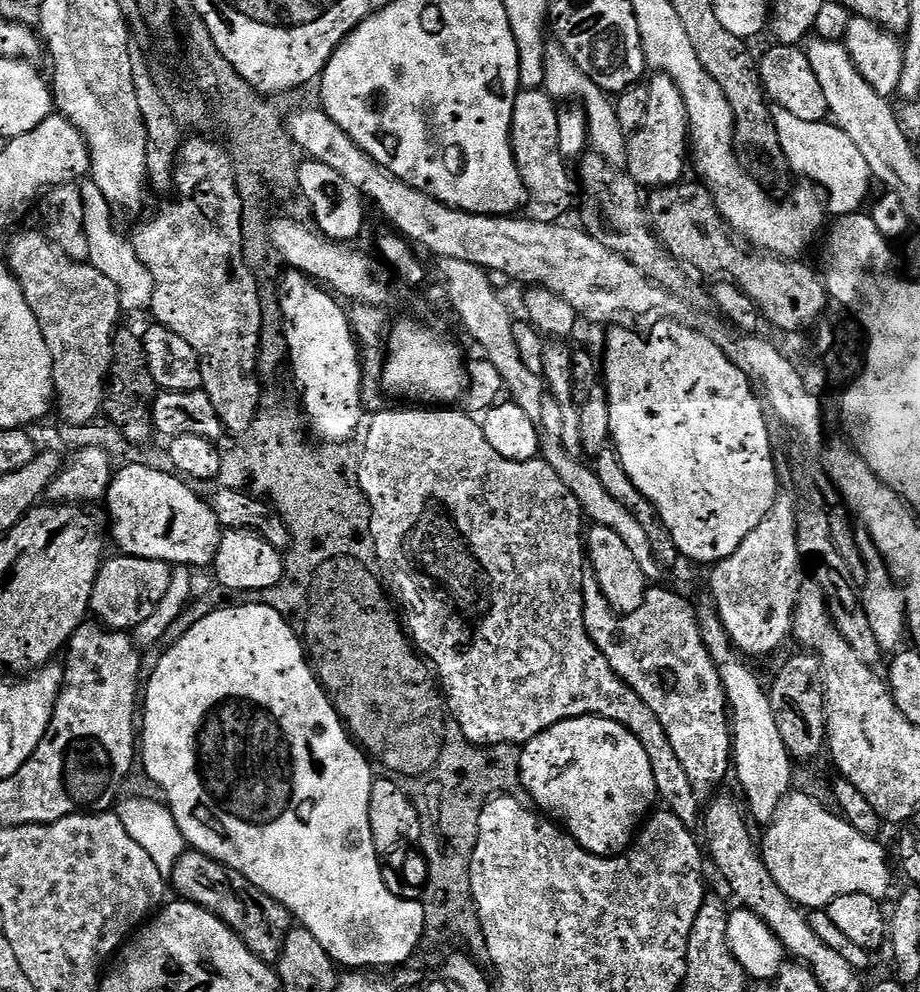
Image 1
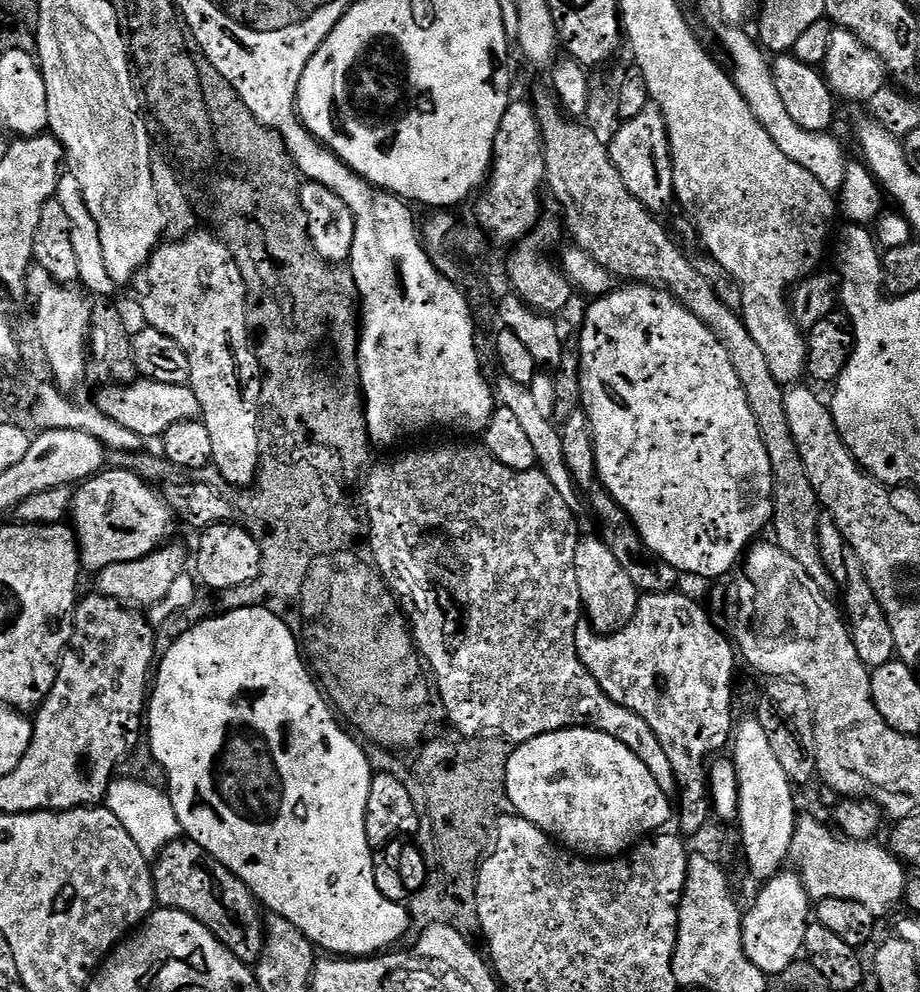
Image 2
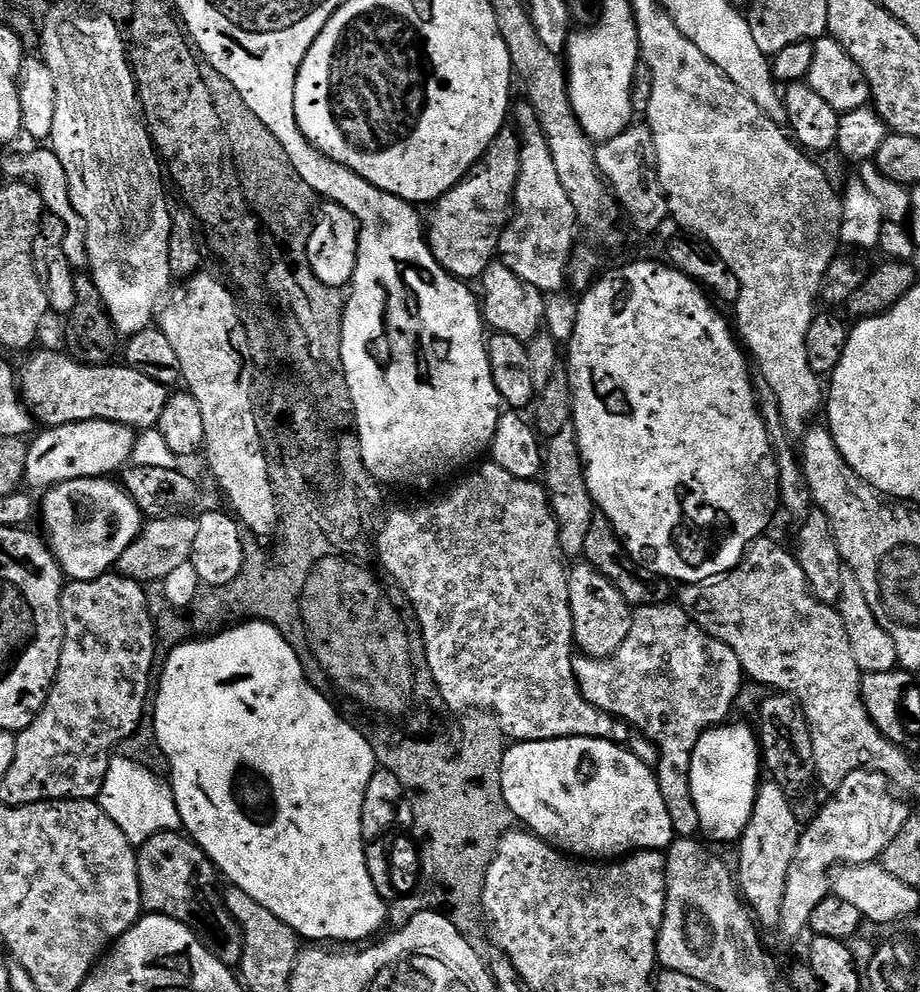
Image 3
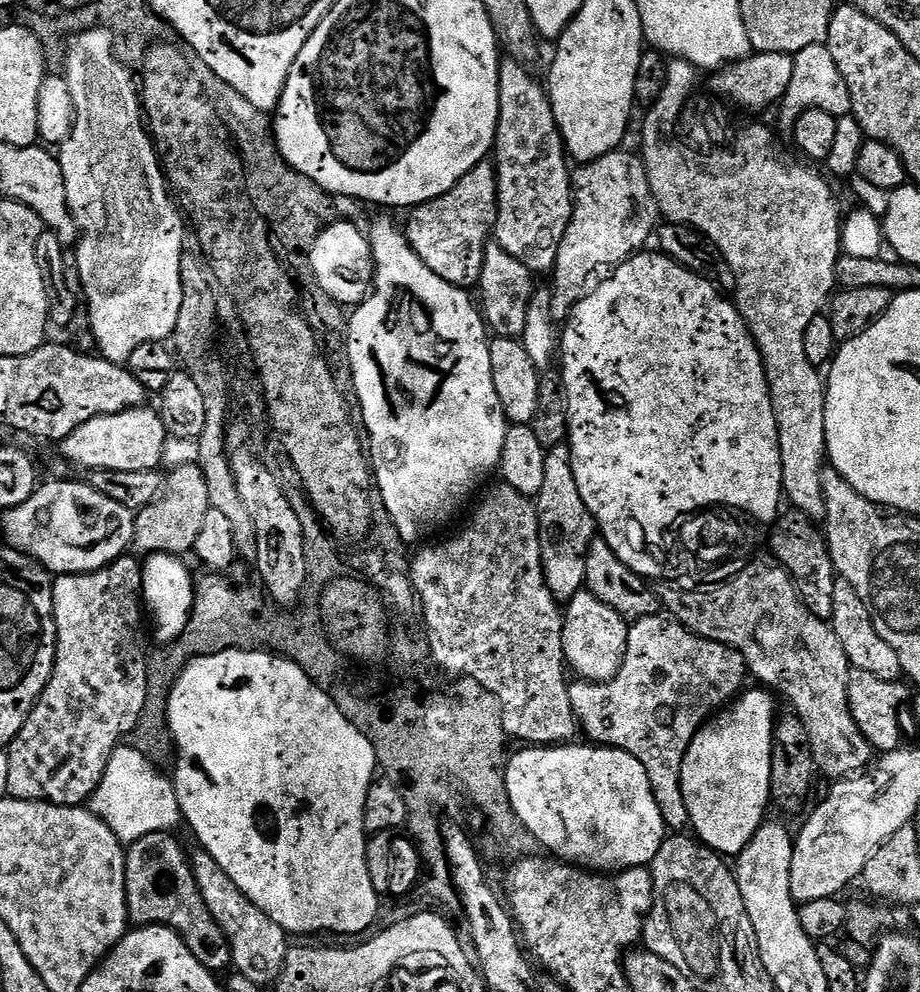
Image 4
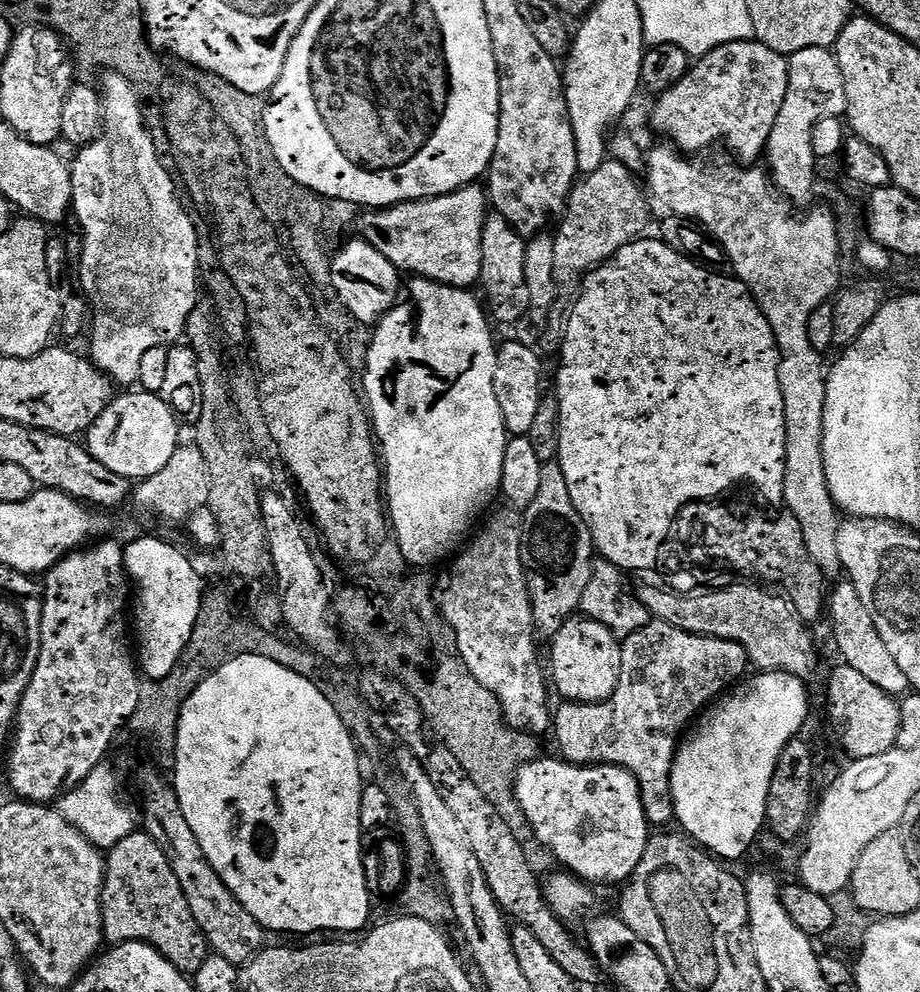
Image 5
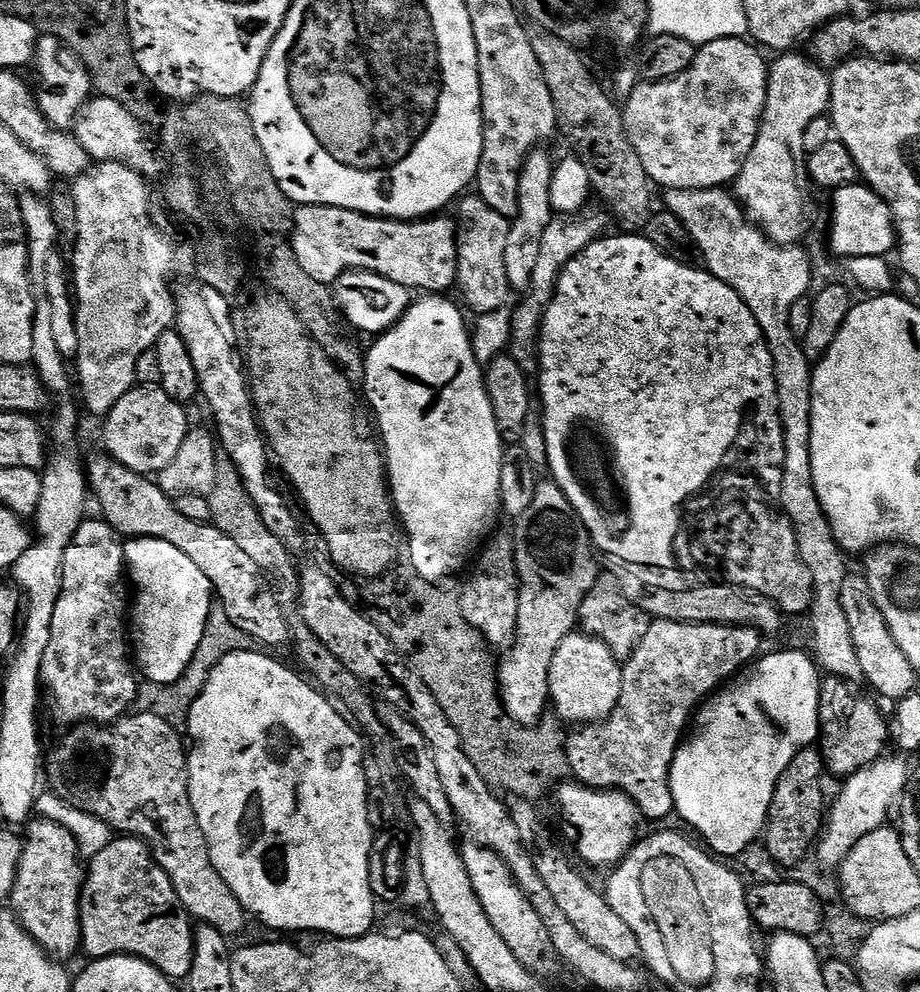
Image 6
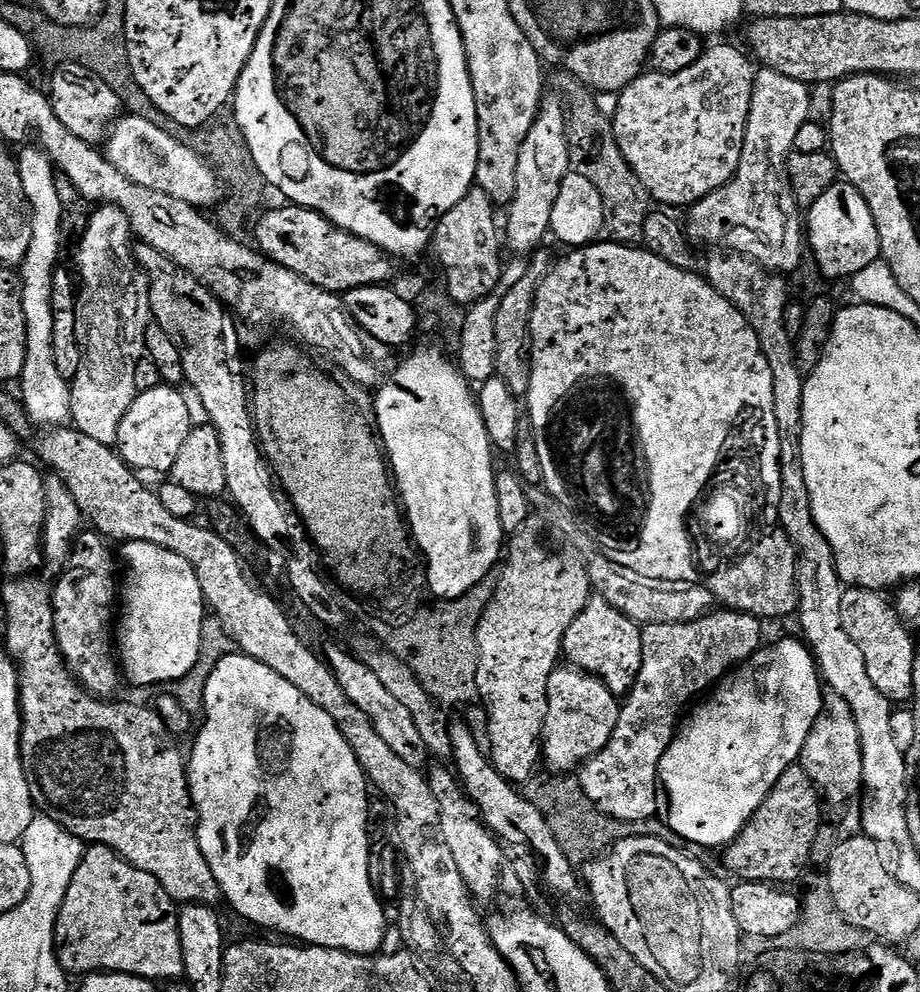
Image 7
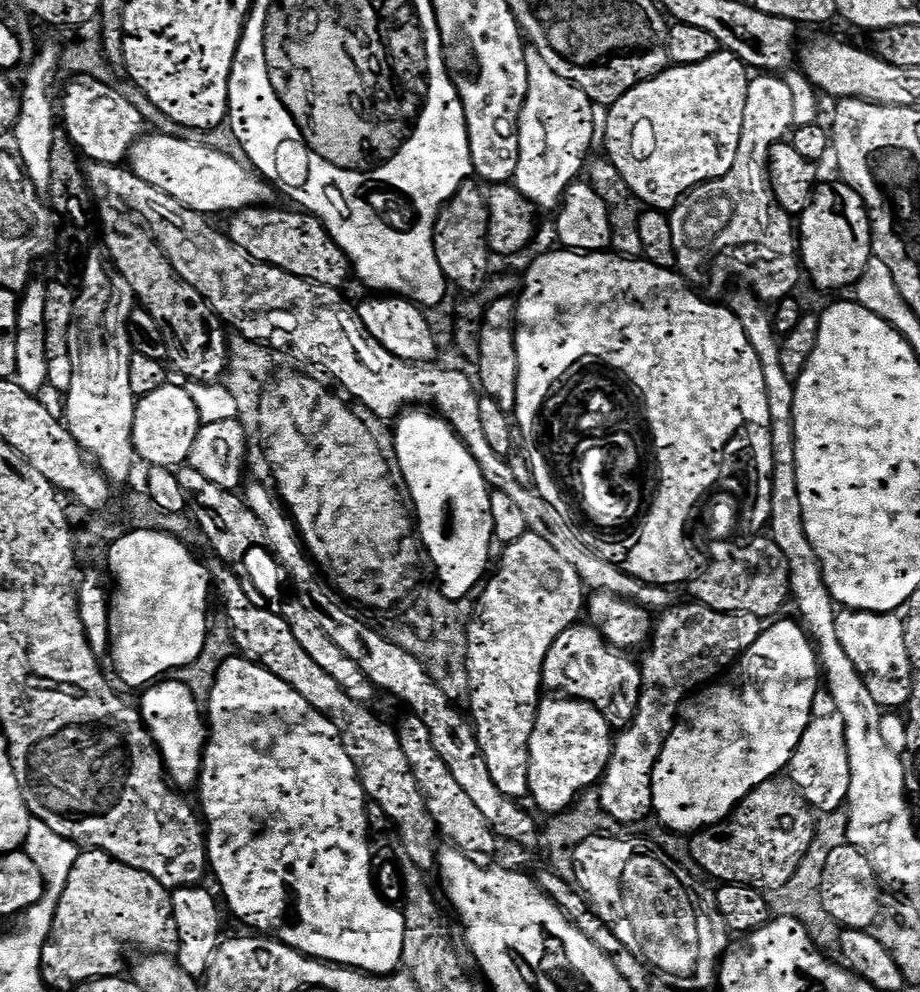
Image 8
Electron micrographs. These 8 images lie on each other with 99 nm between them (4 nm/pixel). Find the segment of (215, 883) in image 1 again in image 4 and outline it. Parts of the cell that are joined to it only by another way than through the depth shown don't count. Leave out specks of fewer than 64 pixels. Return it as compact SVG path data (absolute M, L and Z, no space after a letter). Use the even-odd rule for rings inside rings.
M171 831L166 832L151 832L146 834L146 838L138 838L138 842L127 845L126 855L124 861L126 862L126 906L128 907L128 918L133 925L147 926L149 924L161 924L163 928L172 928L178 935L186 942L186 946L194 954L194 958L198 958L198 962L202 962L202 966L206 966L212 972L217 974L223 973L223 968L226 970L232 968L232 955L230 954L230 942L226 938L226 934L222 934L222 926L218 926L214 922L214 918L210 914L210 910L206 910L206 902L202 902L202 894L200 893L200 887L196 885L196 879L192 873L192 861L189 853L184 853L184 848L178 841L172 837Z

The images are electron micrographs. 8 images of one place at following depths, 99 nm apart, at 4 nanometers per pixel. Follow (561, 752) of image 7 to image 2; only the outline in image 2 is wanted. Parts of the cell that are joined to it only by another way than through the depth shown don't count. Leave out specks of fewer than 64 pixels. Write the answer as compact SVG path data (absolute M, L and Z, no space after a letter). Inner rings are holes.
M585 535L578 542L574 566L578 574L582 612L587 623L601 634L617 632L626 628L627 623L634 616L635 610L638 609L642 593L615 558L610 546L599 535Z

